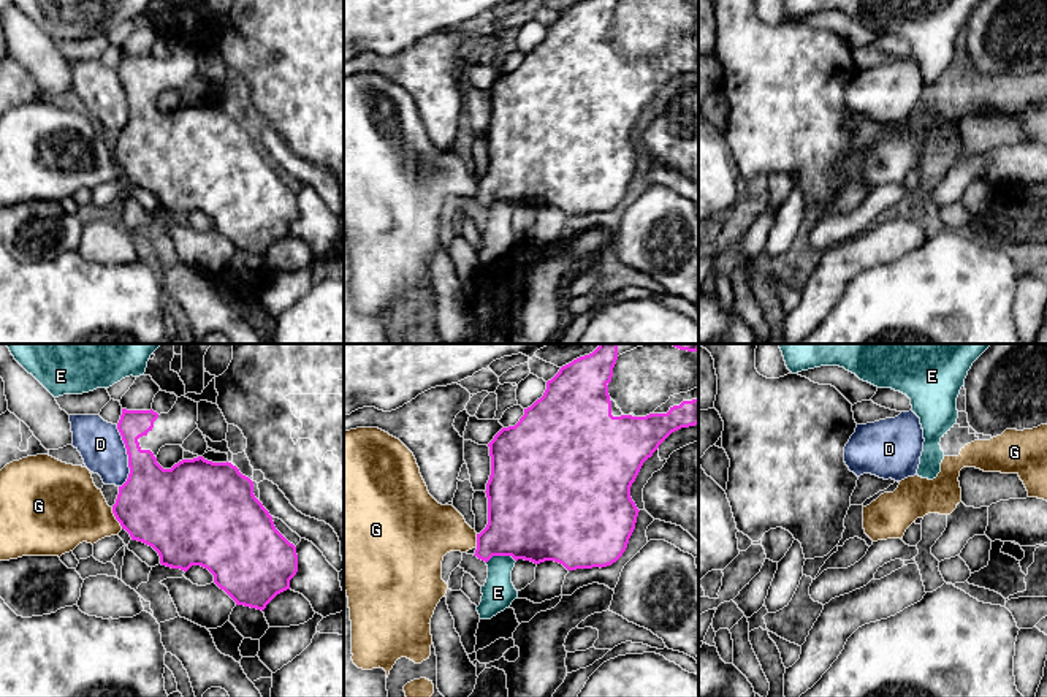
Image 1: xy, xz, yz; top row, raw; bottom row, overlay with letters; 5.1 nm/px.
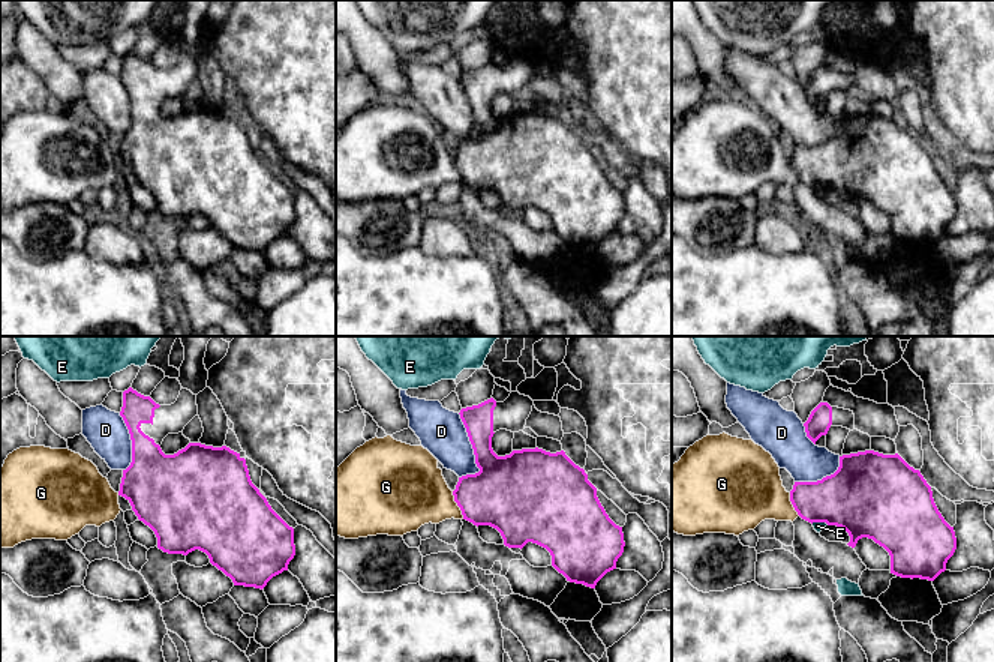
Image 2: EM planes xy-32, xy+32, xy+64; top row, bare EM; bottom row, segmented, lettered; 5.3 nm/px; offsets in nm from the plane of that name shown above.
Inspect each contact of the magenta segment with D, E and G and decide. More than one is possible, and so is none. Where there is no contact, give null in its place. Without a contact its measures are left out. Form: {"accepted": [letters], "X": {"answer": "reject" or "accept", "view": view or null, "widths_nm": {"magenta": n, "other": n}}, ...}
{"accepted": [], "D": {"answer": "reject", "view": "xy", "widths_nm": {"magenta": 340, "other": 220}}, "E": {"answer": "reject", "view": "xz", "widths_nm": {"magenta": 440, "other": 160}}, "G": {"answer": "reject", "view": "xy", "widths_nm": {"magenta": 400, "other": 360}}}

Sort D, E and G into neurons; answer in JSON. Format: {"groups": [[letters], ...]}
{"groups": [["D"], ["E"], ["G"]]}

